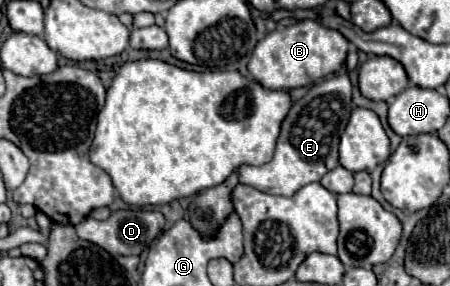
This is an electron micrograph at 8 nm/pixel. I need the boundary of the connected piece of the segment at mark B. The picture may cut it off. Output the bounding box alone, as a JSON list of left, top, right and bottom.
[247,20,349,90]

